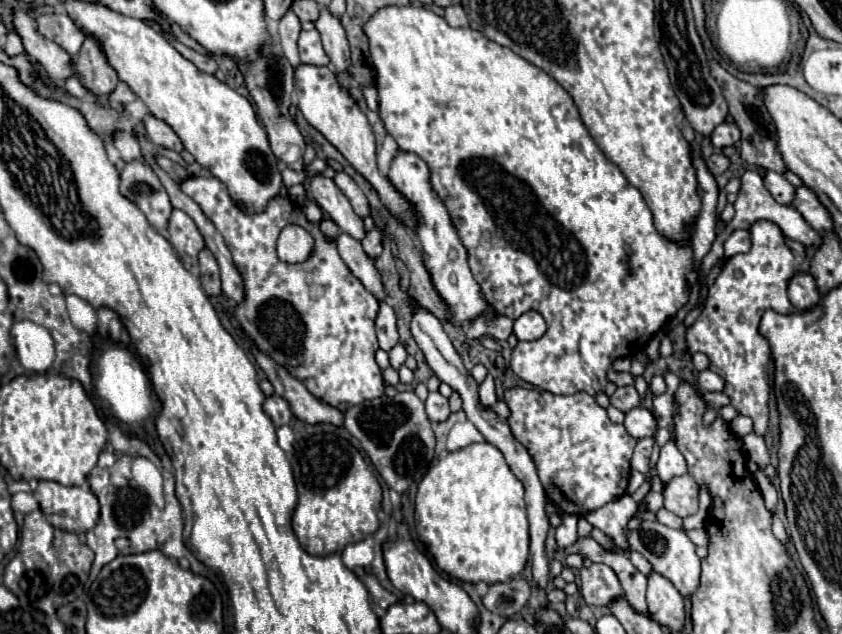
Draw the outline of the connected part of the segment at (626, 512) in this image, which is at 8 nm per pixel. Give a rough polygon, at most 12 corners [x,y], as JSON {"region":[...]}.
{"region":[[623,498],[587,512],[583,518],[627,548],[625,524],[637,502]]}

